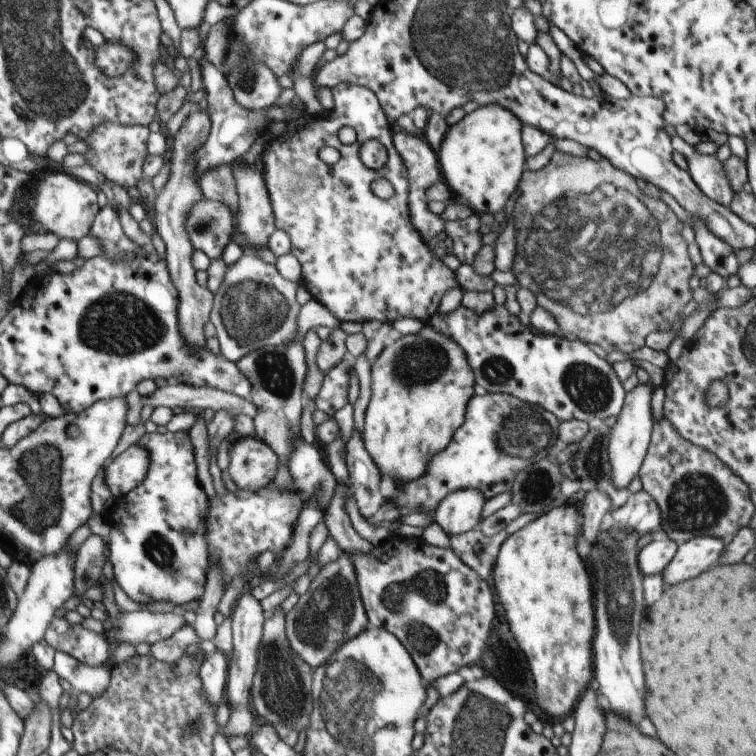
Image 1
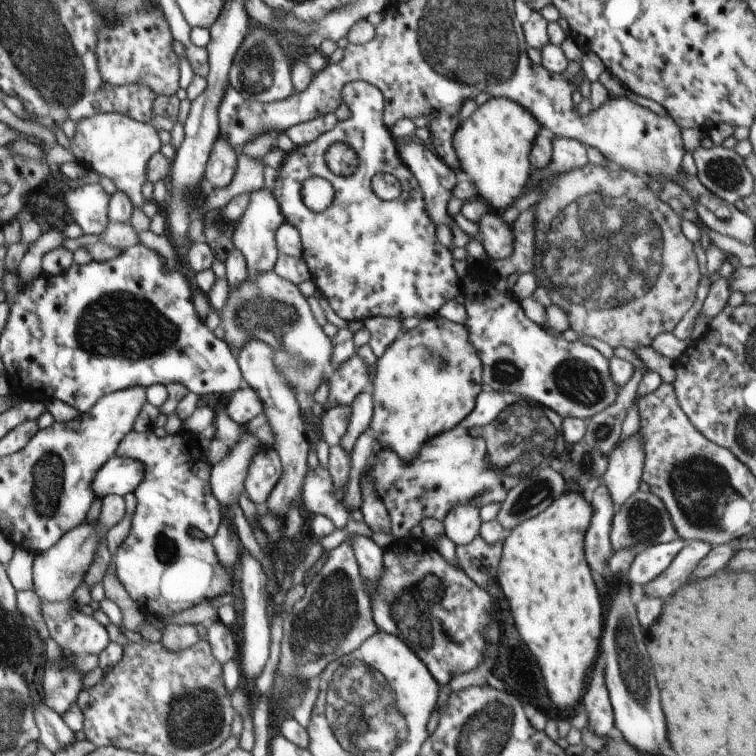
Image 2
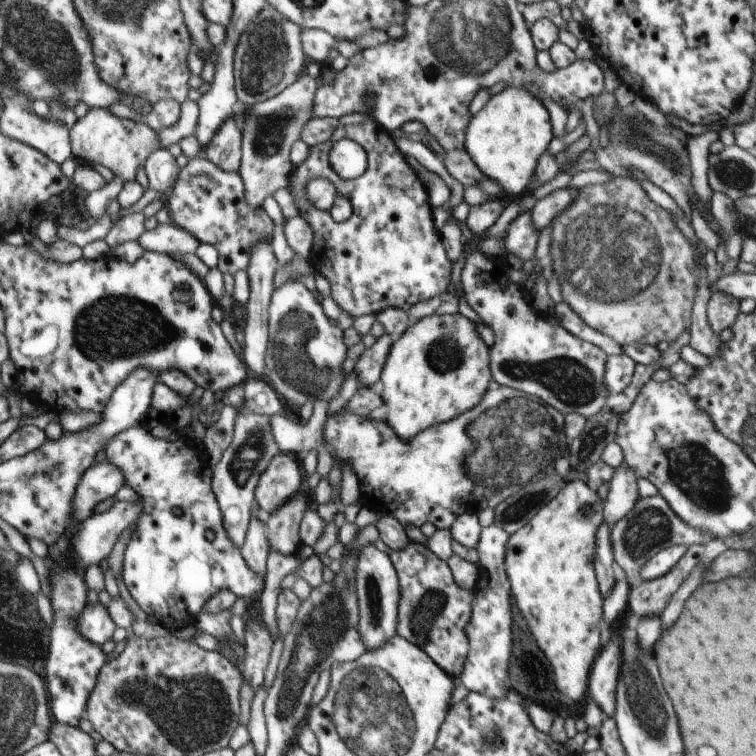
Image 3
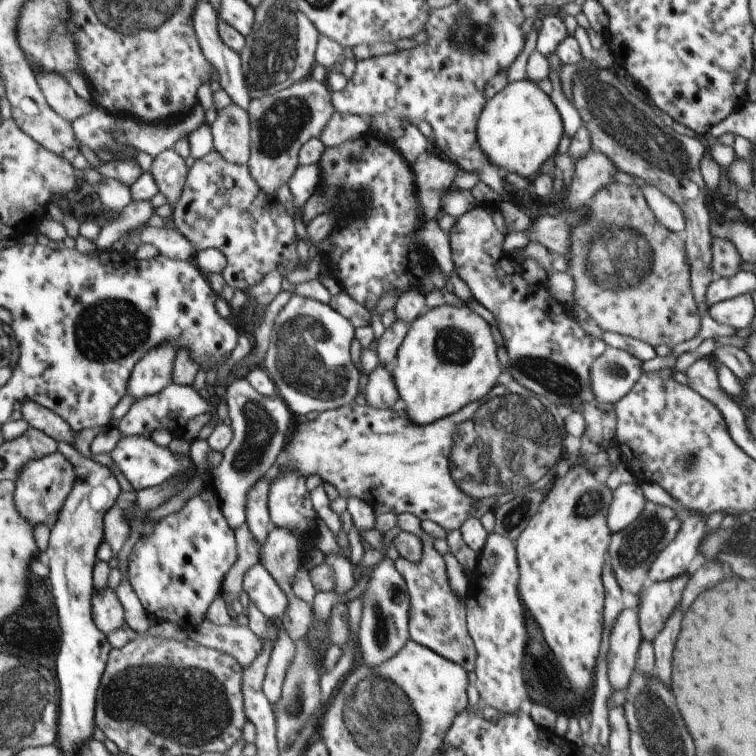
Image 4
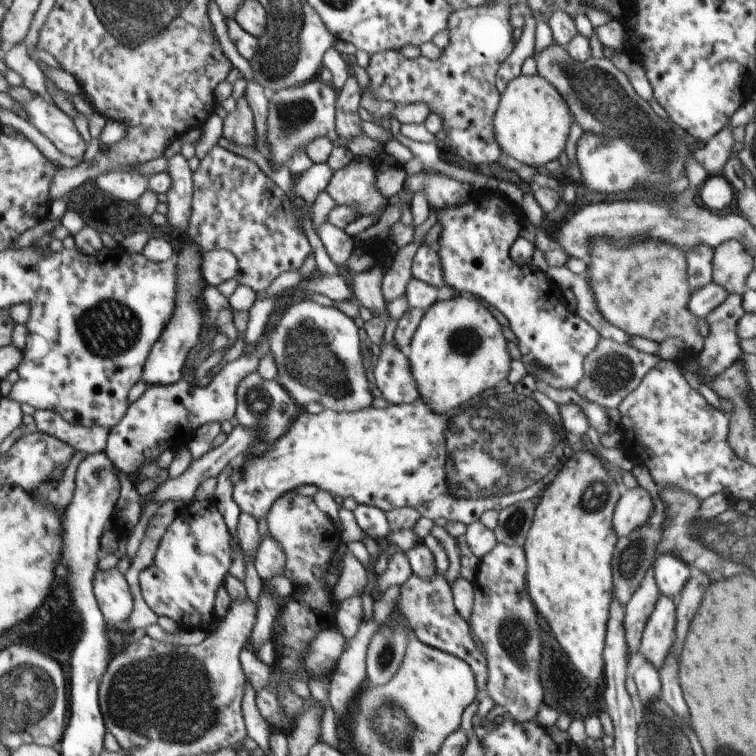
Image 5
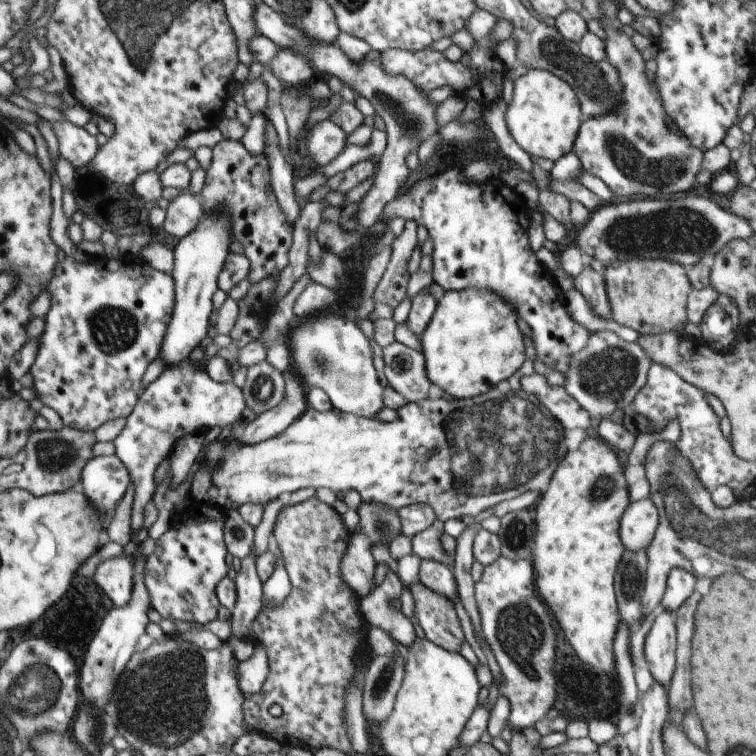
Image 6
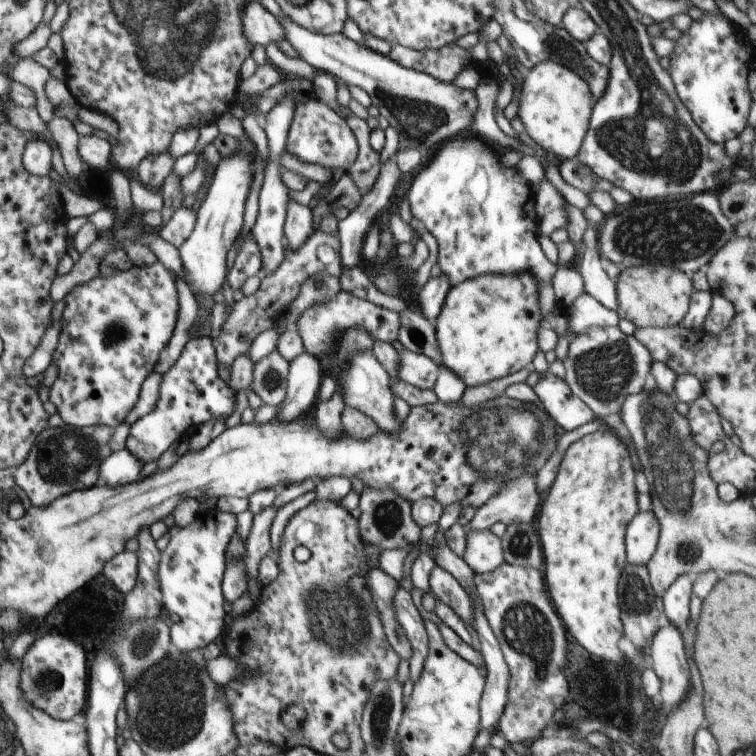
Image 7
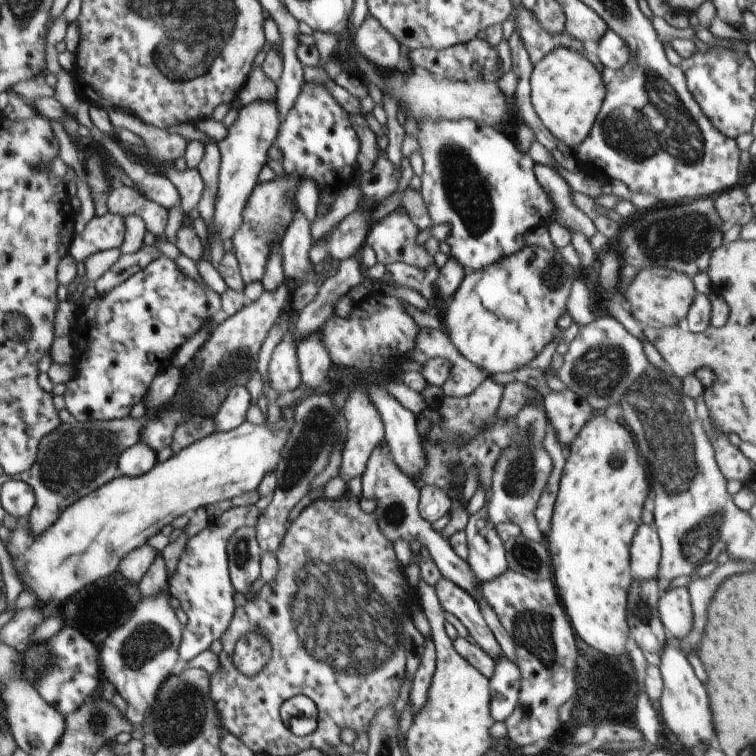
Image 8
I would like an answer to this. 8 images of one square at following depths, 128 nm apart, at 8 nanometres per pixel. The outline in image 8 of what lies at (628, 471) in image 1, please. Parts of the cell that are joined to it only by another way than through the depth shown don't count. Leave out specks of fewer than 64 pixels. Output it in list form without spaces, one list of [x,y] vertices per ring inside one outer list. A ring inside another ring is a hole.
[[[642,522],[630,545],[631,575],[639,581],[658,581],[660,559],[661,542],[657,529]]]

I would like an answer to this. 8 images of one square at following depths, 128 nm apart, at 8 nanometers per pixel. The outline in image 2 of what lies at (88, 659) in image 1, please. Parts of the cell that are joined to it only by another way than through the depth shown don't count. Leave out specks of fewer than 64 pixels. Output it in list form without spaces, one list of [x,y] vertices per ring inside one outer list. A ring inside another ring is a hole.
[[[68,601],[41,602],[41,612],[52,637],[62,651],[72,655],[99,654],[110,642],[108,631],[93,616],[75,609]]]

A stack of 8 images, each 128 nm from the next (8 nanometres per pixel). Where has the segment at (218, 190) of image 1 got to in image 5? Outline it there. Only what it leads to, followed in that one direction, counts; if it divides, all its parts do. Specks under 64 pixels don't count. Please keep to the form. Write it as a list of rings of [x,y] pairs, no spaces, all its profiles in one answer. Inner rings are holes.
[[[240,97],[236,110],[223,120],[223,136],[238,145],[255,147],[255,122],[246,97]]]

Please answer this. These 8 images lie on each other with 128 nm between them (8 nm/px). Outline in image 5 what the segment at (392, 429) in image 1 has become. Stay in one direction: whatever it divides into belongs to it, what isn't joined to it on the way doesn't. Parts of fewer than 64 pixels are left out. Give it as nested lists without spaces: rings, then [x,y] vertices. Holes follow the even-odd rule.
[[[460,294],[448,300],[436,301],[424,313],[407,352],[413,379],[421,399],[437,413],[447,413],[453,408],[462,407],[464,402],[482,395],[507,378],[511,371],[512,358],[508,351],[508,339],[504,336],[502,325],[492,312],[474,296],[469,298]]]

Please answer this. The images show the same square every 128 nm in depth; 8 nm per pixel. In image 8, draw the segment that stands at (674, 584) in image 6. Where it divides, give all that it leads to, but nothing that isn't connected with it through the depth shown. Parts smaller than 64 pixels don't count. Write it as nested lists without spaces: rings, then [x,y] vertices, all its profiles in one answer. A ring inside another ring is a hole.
[[[687,587],[672,588],[658,603],[659,615],[668,637],[681,641],[693,627],[693,608]]]

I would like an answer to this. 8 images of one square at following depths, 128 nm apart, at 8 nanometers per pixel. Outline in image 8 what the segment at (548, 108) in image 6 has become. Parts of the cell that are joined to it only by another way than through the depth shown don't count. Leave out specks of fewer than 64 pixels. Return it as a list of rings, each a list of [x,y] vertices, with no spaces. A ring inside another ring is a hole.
[[[555,48],[535,65],[530,77],[531,103],[542,124],[575,149],[590,134],[606,96],[606,78],[582,53]]]

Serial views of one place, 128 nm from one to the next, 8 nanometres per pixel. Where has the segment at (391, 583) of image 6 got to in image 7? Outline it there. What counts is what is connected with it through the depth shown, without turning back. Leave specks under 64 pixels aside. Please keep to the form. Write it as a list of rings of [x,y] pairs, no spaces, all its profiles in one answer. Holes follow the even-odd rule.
[[[399,585],[394,597],[396,620],[400,631],[410,639],[413,655],[409,660],[409,678],[416,682],[421,675],[429,651],[429,638],[425,629],[425,620],[412,601],[412,595]]]

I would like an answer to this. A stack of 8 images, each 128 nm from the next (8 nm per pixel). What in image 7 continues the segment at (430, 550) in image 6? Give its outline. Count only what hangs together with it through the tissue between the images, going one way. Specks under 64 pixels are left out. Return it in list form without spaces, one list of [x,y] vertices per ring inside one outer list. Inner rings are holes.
[[[460,503],[449,504],[443,508],[442,516],[437,522],[439,532],[430,548],[430,556],[436,565],[446,570],[446,572],[450,572],[458,580],[467,590],[467,594],[471,597],[473,604],[484,612],[483,600],[478,594],[477,584],[475,583],[475,572],[466,564],[463,557],[459,557],[445,541],[446,530],[459,519],[462,509],[463,506]]]

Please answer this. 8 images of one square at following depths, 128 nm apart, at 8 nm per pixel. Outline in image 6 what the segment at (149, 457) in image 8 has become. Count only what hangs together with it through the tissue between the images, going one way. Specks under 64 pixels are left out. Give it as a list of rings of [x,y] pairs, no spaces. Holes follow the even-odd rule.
[[[114,455],[94,457],[83,468],[85,495],[99,513],[108,516],[122,500],[131,483],[126,465]]]

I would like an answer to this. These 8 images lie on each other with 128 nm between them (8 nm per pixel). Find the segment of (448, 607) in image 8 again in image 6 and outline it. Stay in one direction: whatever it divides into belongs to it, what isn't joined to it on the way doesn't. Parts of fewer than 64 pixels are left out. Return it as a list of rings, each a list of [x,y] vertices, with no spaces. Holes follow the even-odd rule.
[[[421,559],[418,582],[450,600],[456,596],[458,590],[455,576],[451,573],[450,568],[428,559]]]

